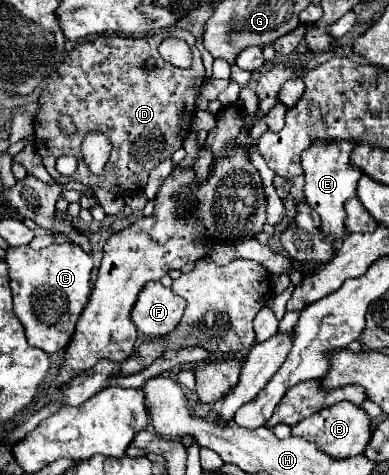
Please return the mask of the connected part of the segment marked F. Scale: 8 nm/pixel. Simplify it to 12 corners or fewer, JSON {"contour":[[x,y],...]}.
{"contour":[[160,281],[138,295],[132,321],[162,337],[180,325],[186,303]]}

